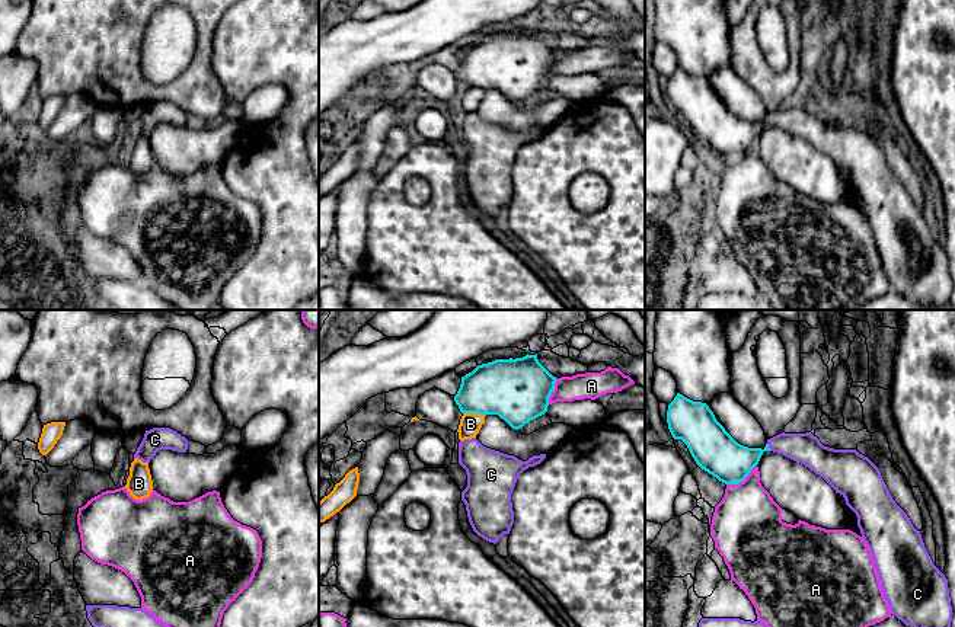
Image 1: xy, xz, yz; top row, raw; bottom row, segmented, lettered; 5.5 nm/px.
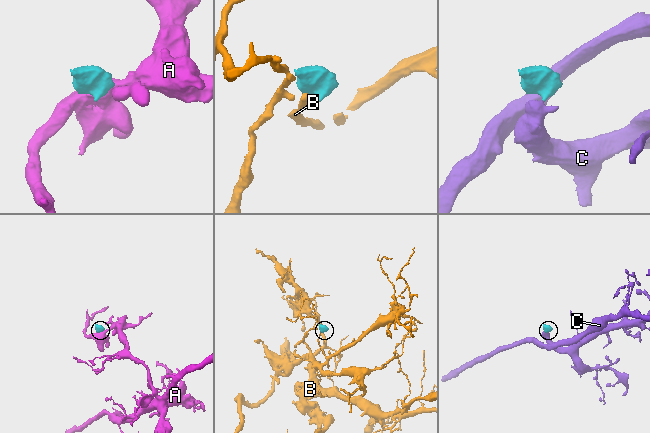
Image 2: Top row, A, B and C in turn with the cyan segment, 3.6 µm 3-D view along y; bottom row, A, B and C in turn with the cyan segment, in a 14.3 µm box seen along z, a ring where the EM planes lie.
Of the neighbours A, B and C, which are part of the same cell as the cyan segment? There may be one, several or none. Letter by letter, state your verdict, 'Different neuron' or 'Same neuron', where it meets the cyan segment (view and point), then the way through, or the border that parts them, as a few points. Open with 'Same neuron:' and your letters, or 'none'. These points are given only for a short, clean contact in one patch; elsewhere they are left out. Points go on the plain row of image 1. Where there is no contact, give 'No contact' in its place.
Same neuron: C
A: Different neuron. Touches cyan at yz (743, 154)
B: Different neuron. Touches cyan at xz (473, 86). Boundary: xz (463, 88), (481, 88), (484, 90)
C: Same neuron. Touches cyan at yz (767, 121). Path across: yz (727, 134), (743, 134), (767, 121), (805, 122)

